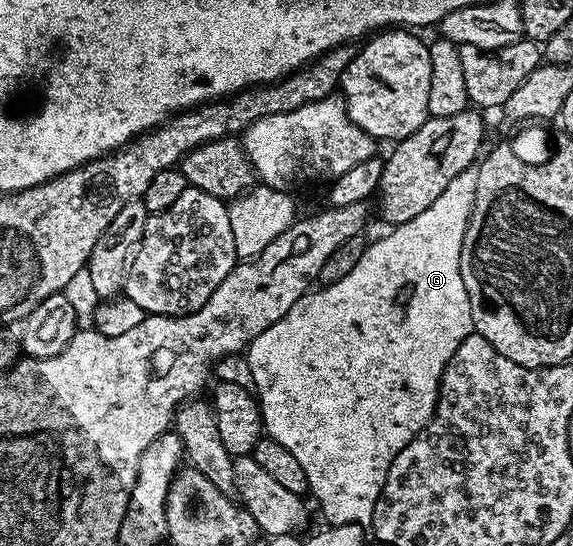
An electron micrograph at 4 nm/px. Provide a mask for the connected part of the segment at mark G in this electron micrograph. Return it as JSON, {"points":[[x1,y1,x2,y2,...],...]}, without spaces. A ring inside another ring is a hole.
{"points":[[470,168,459,172,459,176,455,176,455,180,451,180,451,184,447,184,447,188,443,188,439,200,435,200,435,204,431,204,431,208,419,212,419,216,415,216,415,220,407,220,407,224,392,227,388,231,390,234,383,235,378,242,370,241,366,245,363,256,359,256,359,267,367,268,369,266,369,287,365,290,365,315,362,318,360,312,357,311,356,304,349,302,349,294,353,294,357,290,357,277,359,276,357,270,352,270,347,272,347,276,343,276,343,280,322,285,317,288,321,290,314,289,305,297,300,298,291,308,291,312,287,312,287,316,283,316,283,320,271,324,271,328,267,328,267,332,255,336,255,340,247,347,251,376,255,376,255,397,261,403,261,423,265,425,265,434,279,444,283,444,283,448,287,448,287,452,291,452,291,456,295,456,295,460,299,460,303,472,307,472,309,494,317,501,322,516,326,518,324,521,330,526,359,524,366,528,372,527,375,504,383,492,385,477,395,460,395,456,399,456,399,452,403,452,403,448,407,448,407,444,433,417,433,412,437,408,437,389,441,387,441,377,445,371,445,365,449,363,455,348,459,348,461,341,468,334,474,333,473,321,471,320,471,300,467,296,467,288,463,284,463,276,461,275,461,249,463,248,465,229,475,204,476,183,476,169],[269,402,317,402,317,406,272,406]]}

